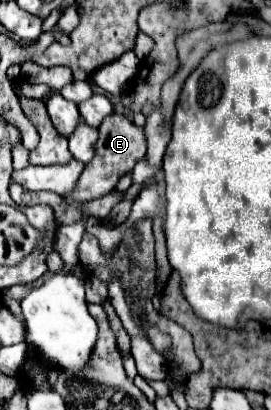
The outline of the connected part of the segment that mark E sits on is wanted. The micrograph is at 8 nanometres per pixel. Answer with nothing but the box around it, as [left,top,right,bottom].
[65,113,147,201]

